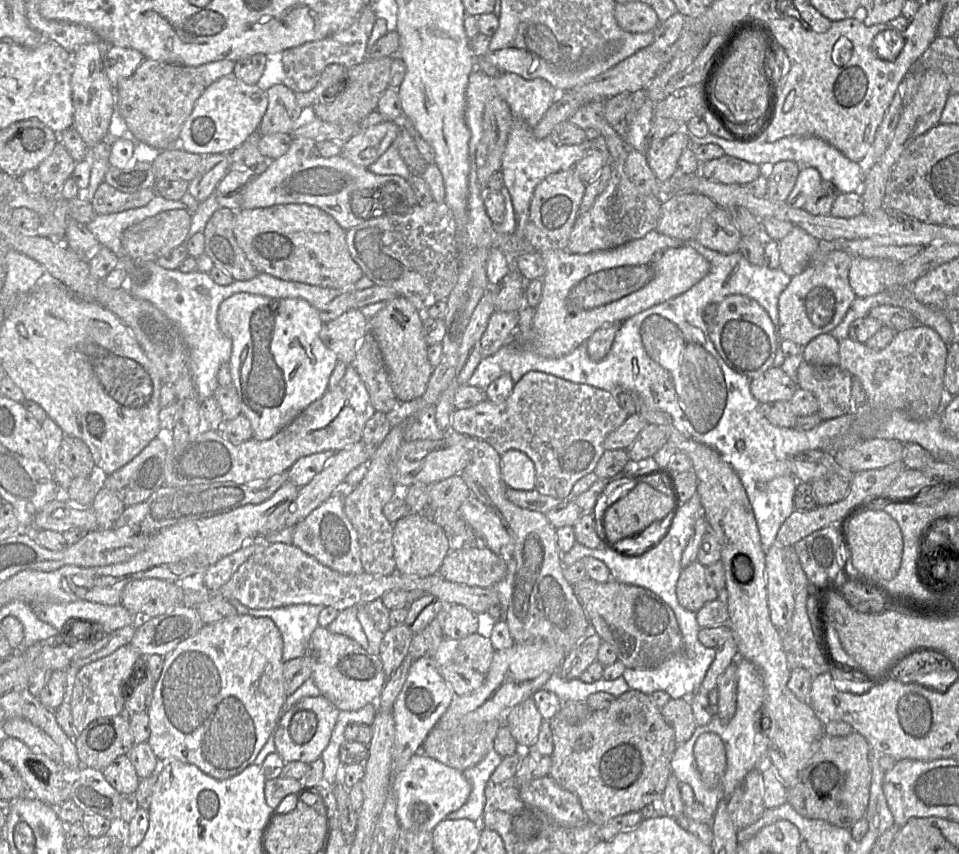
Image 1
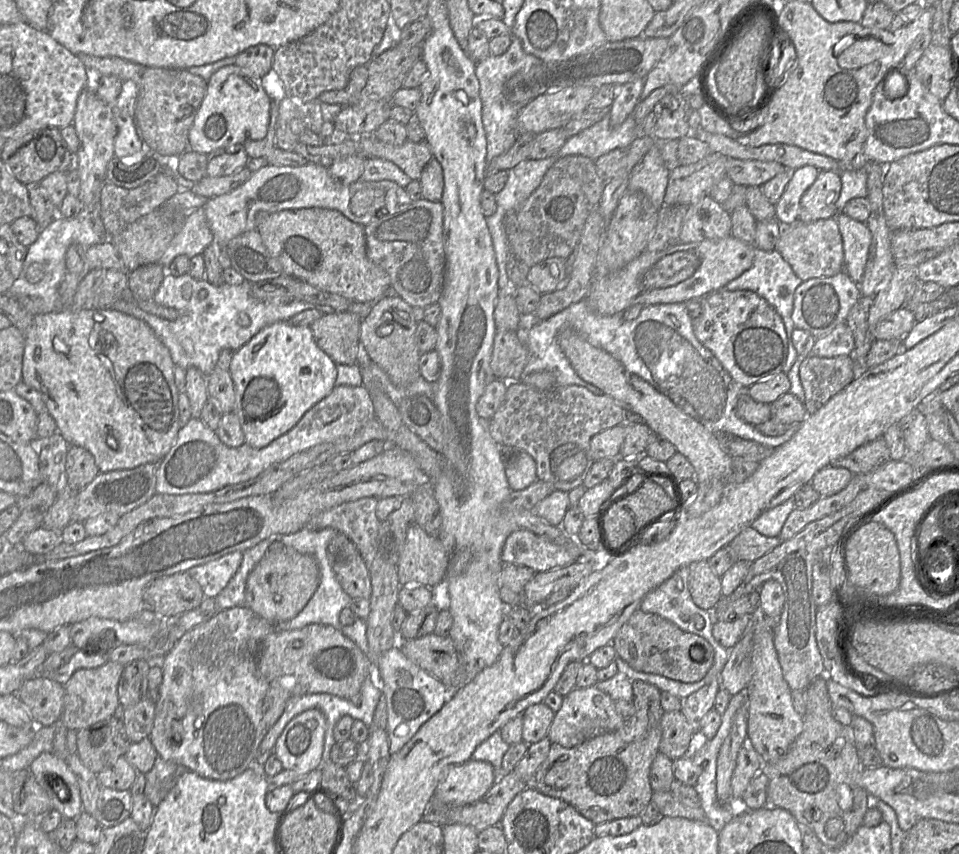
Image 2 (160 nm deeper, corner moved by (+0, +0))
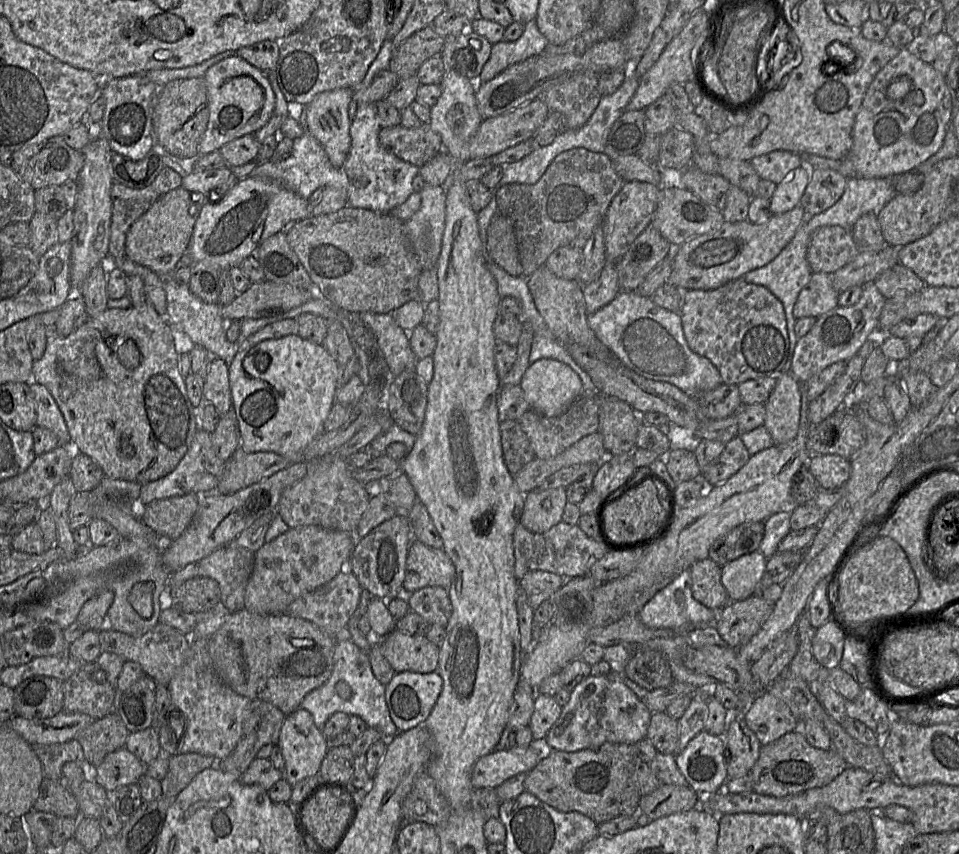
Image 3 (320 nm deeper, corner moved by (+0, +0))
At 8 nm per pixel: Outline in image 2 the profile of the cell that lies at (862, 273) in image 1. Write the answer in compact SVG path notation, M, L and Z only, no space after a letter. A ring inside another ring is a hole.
M839 212L836 215L843 242L843 271L857 284L863 278L872 236L864 222L854 220Z

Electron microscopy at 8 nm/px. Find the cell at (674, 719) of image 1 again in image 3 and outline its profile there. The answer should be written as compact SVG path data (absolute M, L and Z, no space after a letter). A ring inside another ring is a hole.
M665 711L652 713L647 739L657 752L676 755L679 742L678 720L670 717Z

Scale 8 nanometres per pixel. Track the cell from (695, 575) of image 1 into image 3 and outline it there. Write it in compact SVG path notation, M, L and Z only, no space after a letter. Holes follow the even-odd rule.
M711 558L695 562L690 567L694 598L710 609L723 608L730 601L722 584L722 567Z

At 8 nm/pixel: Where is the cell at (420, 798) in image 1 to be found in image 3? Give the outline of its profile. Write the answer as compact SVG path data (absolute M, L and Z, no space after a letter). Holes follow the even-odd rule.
M533 740L524 749L495 749L479 758L471 771L474 789L495 788L508 778L531 771L551 749L543 740Z

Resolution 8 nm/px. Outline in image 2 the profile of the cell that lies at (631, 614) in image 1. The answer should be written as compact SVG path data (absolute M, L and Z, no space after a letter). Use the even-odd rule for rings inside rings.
M637 609L620 628L612 643L617 656L637 671L694 683L705 677L714 662L714 649L701 636L684 632L663 617Z

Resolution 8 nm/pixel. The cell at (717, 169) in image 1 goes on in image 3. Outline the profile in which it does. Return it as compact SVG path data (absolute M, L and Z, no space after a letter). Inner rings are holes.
M772 151L749 162L760 179L769 180L777 185L803 165L802 156L789 151Z

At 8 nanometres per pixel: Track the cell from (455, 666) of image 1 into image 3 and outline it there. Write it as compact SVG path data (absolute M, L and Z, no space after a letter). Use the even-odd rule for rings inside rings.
M394 628L381 641L382 652L395 673L437 671L439 646L425 635L409 635Z

